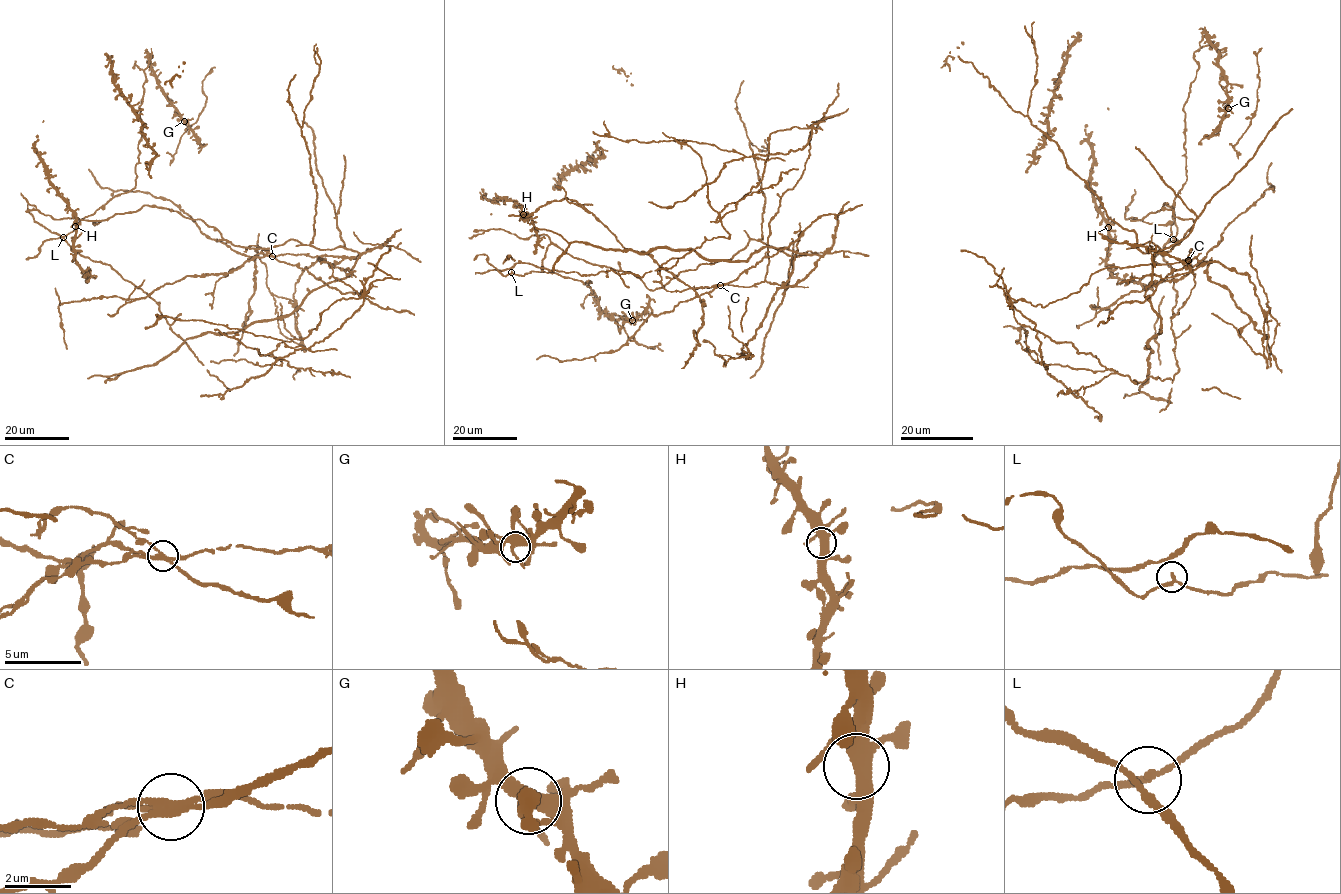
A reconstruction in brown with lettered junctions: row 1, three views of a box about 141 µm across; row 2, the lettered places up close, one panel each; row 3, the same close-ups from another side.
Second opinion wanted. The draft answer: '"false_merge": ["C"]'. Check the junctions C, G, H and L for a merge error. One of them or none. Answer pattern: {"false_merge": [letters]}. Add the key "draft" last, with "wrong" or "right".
{"false_merge": ["C"], "draft": "right"}

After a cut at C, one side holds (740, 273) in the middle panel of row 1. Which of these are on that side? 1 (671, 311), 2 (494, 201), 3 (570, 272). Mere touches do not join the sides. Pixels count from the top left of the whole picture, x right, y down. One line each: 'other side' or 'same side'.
1: same side
2: same side
3: same side

